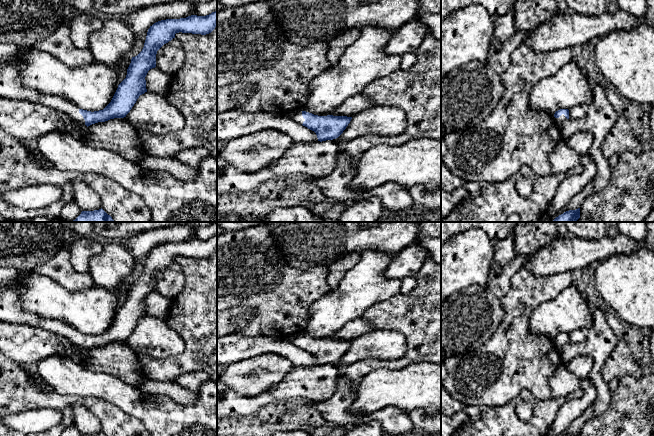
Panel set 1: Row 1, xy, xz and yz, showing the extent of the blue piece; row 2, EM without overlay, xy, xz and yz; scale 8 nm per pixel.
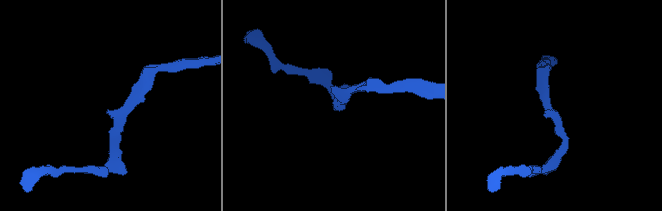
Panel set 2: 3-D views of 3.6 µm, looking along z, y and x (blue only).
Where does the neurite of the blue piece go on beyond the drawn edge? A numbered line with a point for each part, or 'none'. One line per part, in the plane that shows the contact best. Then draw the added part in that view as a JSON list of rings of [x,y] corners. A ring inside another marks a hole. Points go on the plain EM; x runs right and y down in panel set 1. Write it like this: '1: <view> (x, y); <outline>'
1: xy (11, 309); [[[0,267],[0,321],[43,329],[68,338],[73,346],[85,348],[79,331],[54,319],[44,319],[23,309],[18,281],[23,273],[15,268]]]

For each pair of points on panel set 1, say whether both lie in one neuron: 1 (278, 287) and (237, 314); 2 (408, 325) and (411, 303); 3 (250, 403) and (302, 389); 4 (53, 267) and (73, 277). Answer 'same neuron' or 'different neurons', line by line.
1: different neurons
2: same neuron
3: same neuron
4: same neuron

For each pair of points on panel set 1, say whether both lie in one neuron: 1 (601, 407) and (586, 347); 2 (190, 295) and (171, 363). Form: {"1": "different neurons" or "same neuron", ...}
{"1": "same neuron", "2": "same neuron"}

